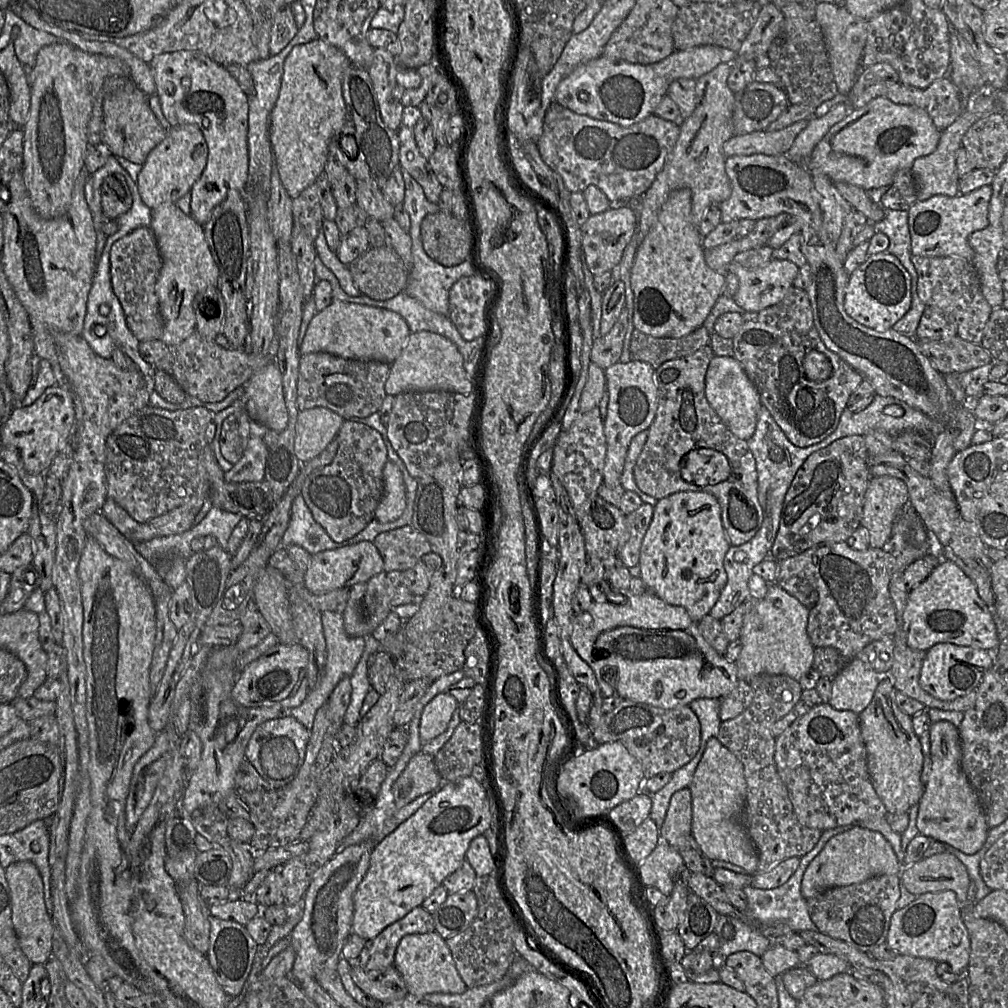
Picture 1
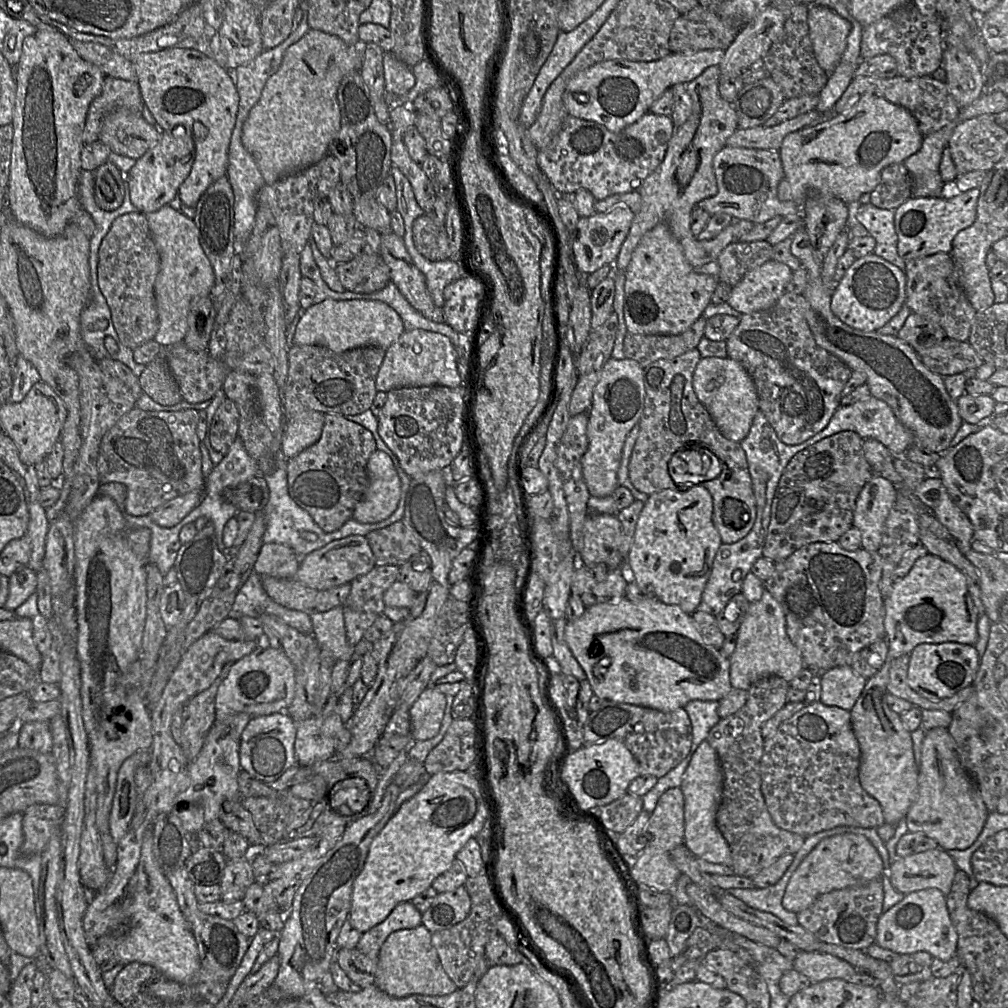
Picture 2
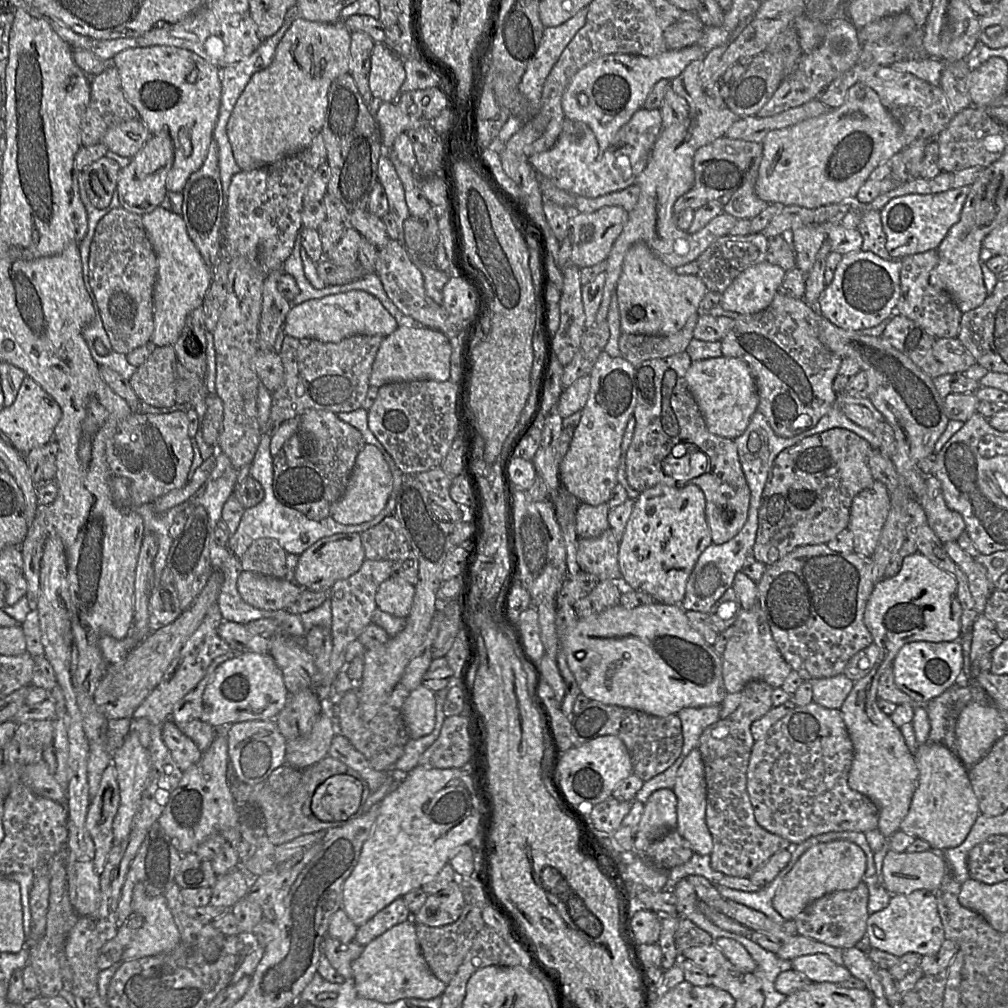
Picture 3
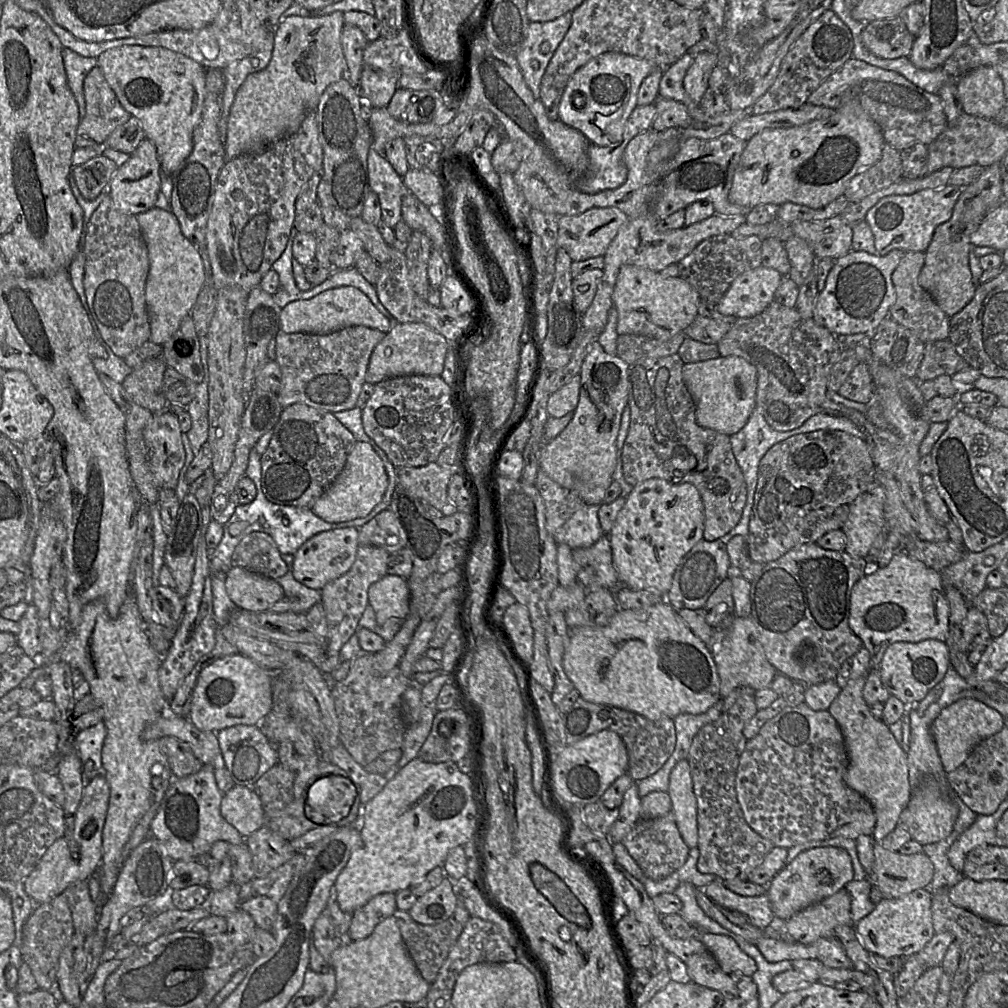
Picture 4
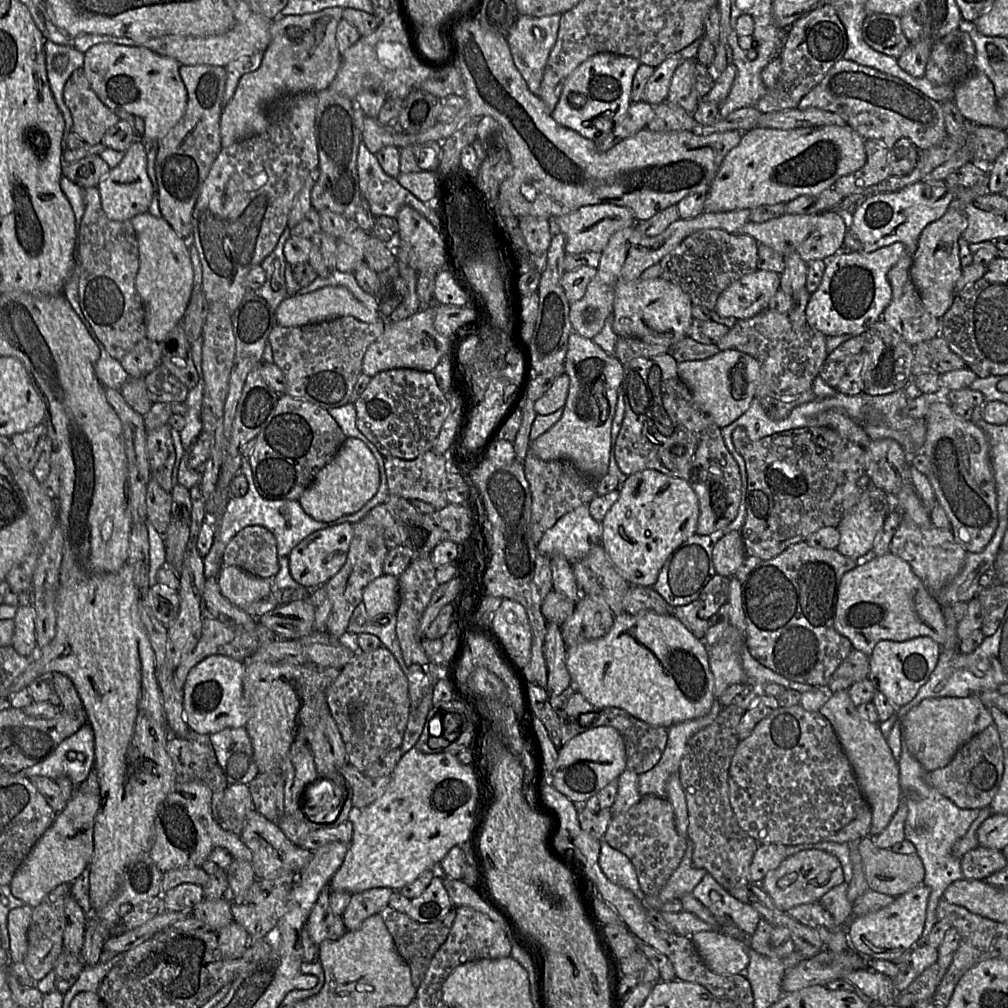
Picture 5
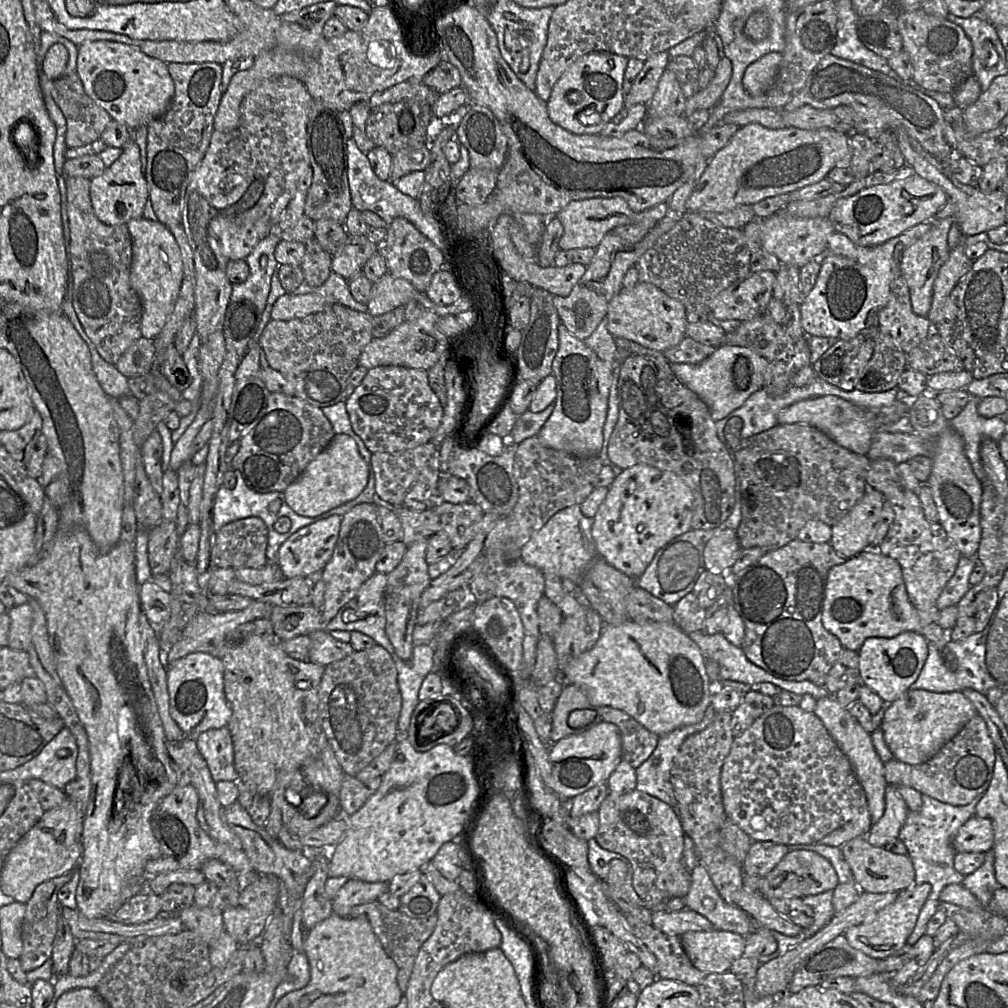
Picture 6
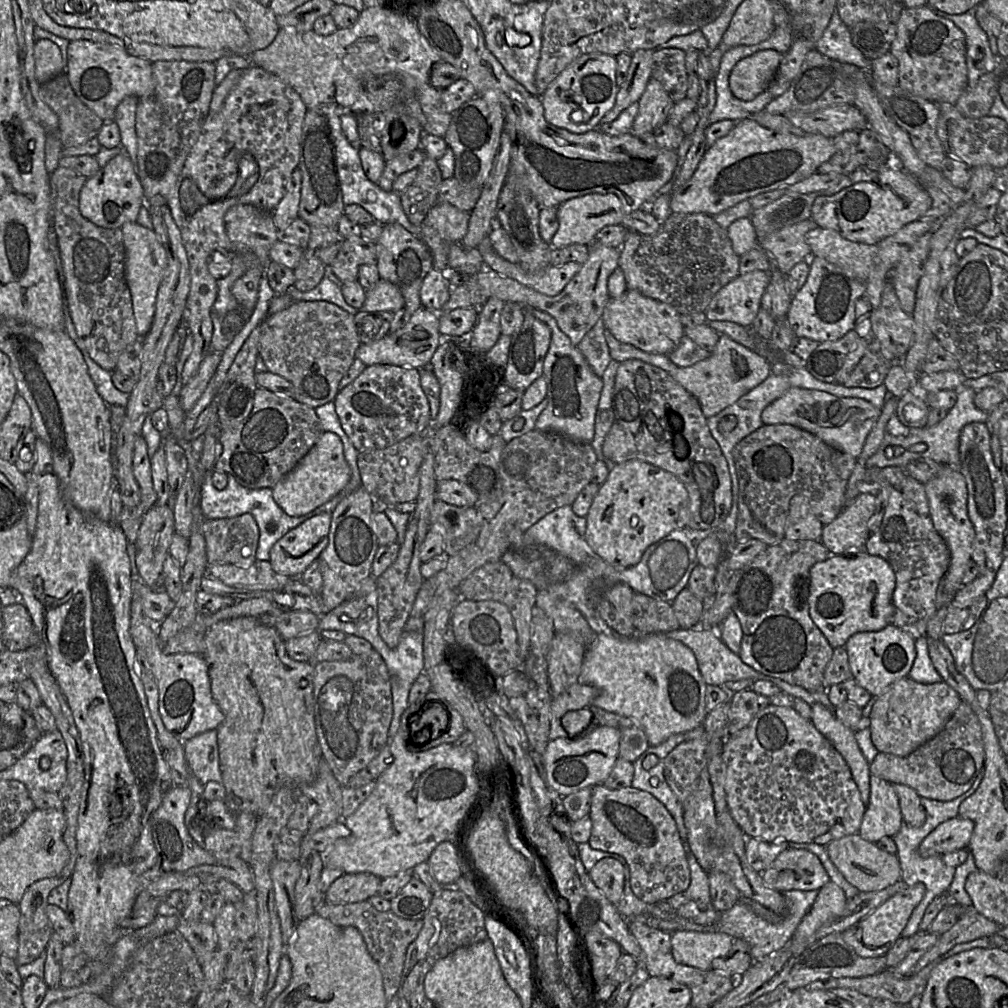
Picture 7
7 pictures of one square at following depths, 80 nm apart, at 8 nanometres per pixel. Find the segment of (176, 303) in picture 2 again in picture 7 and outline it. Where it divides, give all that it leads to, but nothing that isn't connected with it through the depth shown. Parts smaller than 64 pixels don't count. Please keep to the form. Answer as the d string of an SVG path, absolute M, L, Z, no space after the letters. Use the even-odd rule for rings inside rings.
M127 222L122 225L121 231L126 252L125 278L131 294L135 322L140 336L146 336L156 313L158 289L168 266L168 251L151 227Z

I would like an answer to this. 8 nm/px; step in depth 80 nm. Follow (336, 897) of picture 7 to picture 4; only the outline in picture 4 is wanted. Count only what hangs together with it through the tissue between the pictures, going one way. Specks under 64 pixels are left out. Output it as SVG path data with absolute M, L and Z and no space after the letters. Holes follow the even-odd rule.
M386 892L374 896L353 912L348 931L350 938L361 940L368 937L378 923L393 916L396 910L395 893Z

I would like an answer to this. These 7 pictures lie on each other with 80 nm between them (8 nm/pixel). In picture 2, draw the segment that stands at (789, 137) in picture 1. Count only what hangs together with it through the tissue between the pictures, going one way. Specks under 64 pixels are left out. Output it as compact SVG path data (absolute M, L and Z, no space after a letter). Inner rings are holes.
M816 109L784 121L773 127L757 126L748 129L737 128L727 139L730 147L779 150L786 135L830 117L824 117Z

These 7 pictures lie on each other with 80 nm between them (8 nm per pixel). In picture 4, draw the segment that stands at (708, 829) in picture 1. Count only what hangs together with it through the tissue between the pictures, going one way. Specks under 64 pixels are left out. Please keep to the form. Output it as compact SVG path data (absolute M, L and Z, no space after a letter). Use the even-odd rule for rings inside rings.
M680 760L671 771L667 790L672 803L672 813L678 830L690 847L697 847L697 801L688 760Z

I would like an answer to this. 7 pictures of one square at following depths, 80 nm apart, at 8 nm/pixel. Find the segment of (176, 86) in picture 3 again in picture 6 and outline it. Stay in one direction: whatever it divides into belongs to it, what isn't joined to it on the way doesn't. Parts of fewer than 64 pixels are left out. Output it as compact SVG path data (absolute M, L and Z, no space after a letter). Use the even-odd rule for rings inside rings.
M98 40L78 46L77 74L87 95L106 110L112 120L134 130L163 116L175 92L168 64L136 47Z

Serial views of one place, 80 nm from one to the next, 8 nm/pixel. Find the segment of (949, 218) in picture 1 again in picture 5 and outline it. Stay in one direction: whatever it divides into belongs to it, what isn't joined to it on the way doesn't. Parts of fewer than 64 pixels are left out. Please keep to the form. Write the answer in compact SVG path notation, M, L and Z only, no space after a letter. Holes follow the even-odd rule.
M916 182L898 191L865 199L848 215L848 230L861 242L861 251L871 252L895 242L902 242L907 246L907 252L914 252L924 228L940 219L954 199L953 190L944 183Z

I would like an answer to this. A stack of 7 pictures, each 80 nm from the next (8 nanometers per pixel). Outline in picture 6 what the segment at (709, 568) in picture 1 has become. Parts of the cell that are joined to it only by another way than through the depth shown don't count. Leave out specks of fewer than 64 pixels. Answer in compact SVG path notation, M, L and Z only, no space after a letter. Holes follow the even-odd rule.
M647 464L623 469L593 517L592 537L598 557L631 579L641 576L656 552L675 537L691 530L694 495L675 473Z

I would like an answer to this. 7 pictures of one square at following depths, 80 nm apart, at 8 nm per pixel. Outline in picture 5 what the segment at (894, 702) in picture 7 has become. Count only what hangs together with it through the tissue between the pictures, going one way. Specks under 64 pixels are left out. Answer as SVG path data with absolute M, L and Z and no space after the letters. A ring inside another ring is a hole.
M973 696L938 697L922 700L901 718L900 724L902 741L909 753L932 771L948 765L965 743L993 725L993 718L988 707Z

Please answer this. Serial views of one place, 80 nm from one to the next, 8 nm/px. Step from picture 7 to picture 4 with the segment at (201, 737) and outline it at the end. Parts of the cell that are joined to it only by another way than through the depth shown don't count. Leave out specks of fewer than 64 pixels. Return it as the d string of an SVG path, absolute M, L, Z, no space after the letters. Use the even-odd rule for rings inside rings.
M237 725L216 733L226 769L235 785L254 788L257 780L278 763L277 747L258 725Z

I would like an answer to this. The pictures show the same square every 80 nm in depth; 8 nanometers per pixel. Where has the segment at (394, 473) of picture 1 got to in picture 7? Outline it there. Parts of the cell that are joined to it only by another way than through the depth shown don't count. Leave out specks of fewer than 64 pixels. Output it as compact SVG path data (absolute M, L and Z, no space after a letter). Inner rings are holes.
M324 431L298 465L272 488L278 506L290 516L304 516L340 493L349 483L351 469L338 435Z

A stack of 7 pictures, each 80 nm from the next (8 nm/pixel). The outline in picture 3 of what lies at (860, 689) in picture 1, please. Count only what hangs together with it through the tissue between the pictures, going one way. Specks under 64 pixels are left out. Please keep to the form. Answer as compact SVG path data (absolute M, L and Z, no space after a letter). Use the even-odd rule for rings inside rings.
M843 673L805 682L810 682L812 685L813 703L828 709L840 709L854 686L854 681Z

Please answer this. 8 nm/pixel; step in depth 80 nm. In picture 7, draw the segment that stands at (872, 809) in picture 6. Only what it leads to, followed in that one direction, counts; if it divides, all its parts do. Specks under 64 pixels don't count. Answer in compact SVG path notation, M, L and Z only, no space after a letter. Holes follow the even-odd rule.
M816 703L811 709L813 725L846 761L866 806L870 799L870 763L859 748L855 732L835 717L833 708Z

